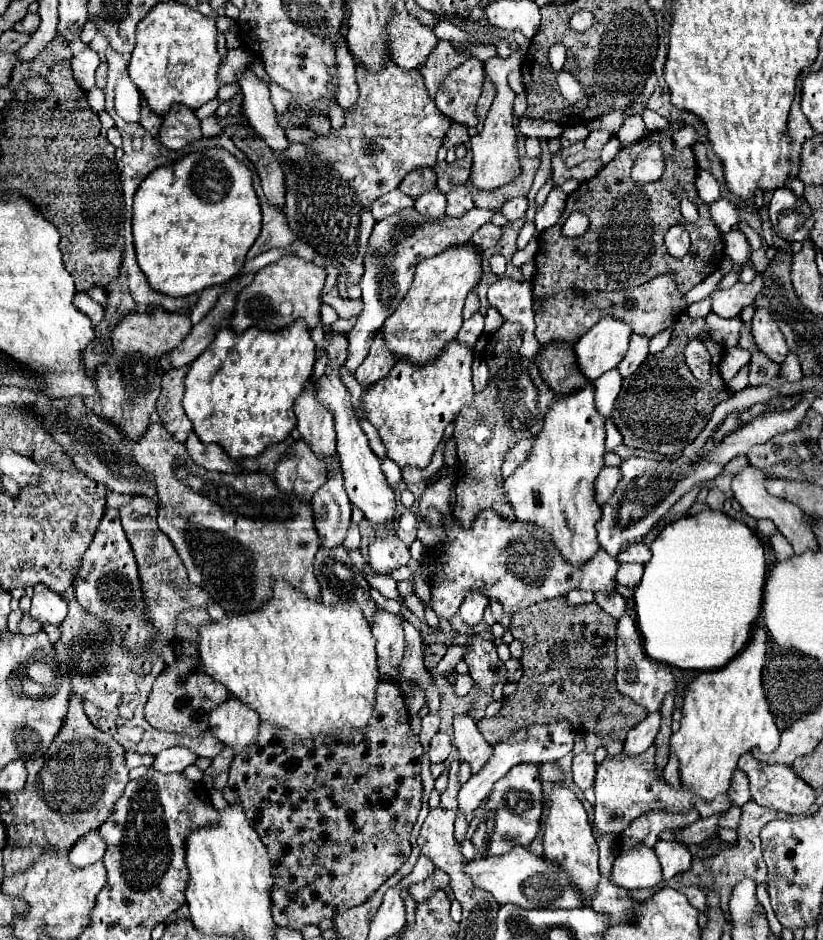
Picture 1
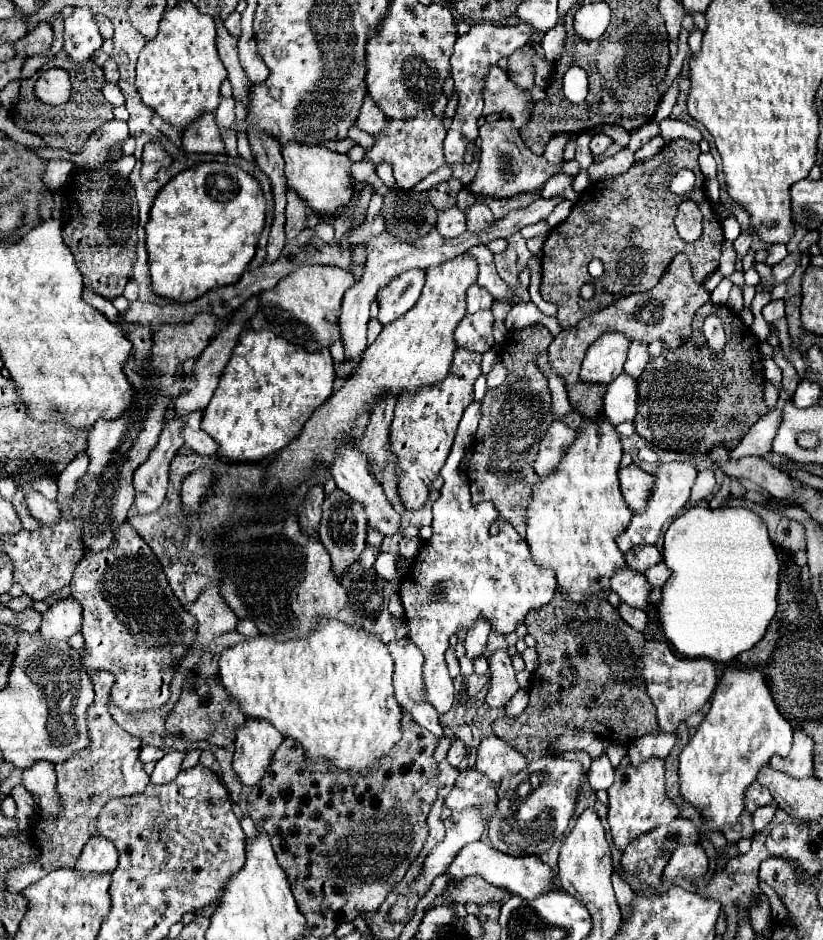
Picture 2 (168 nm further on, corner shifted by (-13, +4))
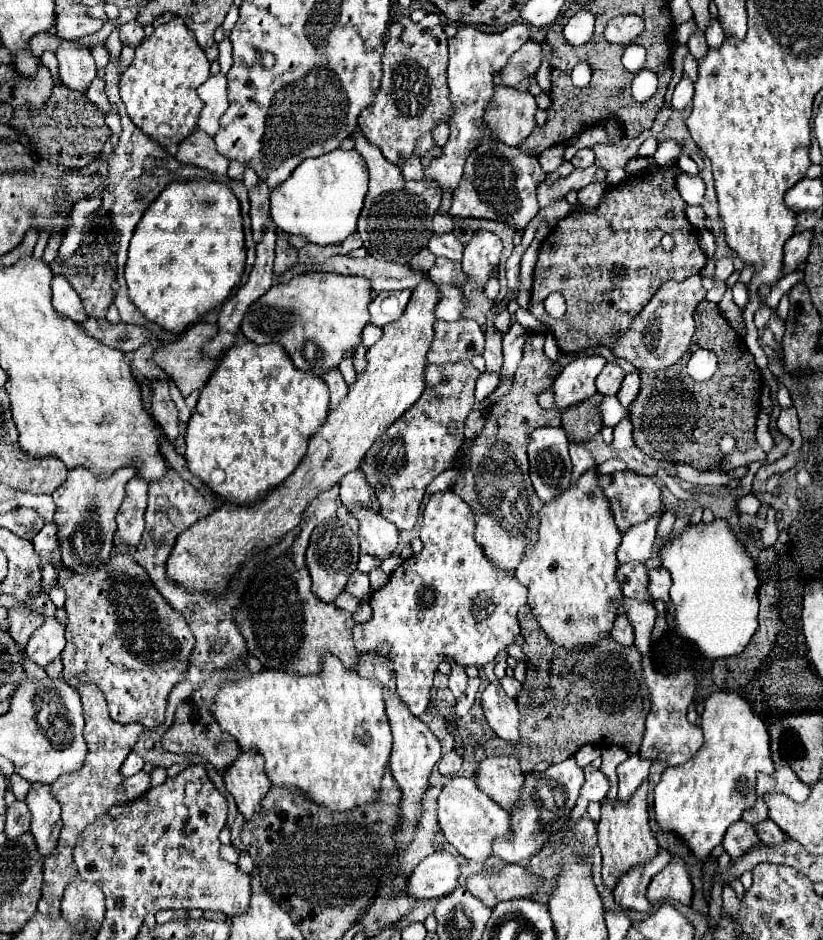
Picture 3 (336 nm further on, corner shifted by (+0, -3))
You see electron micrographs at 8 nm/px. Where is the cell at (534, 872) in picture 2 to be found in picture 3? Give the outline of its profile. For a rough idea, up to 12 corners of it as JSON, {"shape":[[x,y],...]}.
{"shape":[[449,851],[425,857],[409,877],[415,899],[441,899],[461,865]]}

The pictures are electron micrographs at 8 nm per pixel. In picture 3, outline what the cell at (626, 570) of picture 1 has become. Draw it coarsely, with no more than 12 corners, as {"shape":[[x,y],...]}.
{"shape":[[663,567],[649,571],[651,599],[667,603],[671,577]]}

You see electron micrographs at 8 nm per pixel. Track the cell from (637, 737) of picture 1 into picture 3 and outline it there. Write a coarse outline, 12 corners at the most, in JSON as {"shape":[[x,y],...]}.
{"shape":[[637,753],[619,763],[619,799],[627,801],[647,779],[651,761]]}

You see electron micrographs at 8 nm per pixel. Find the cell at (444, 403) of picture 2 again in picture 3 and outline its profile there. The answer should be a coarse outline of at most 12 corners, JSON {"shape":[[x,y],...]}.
{"shape":[[427,365],[425,393],[361,467],[381,515],[413,529],[455,461],[481,373]]}

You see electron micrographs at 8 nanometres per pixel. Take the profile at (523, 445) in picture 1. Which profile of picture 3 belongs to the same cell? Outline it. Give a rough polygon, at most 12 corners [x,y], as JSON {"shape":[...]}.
{"shape":[[563,427],[531,435],[529,475],[541,501],[571,481]]}

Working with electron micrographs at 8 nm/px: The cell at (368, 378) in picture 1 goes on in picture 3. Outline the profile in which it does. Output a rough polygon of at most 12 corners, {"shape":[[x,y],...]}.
{"shape":[[361,467],[347,473],[341,501],[347,509],[361,501],[371,509],[381,503]]}

